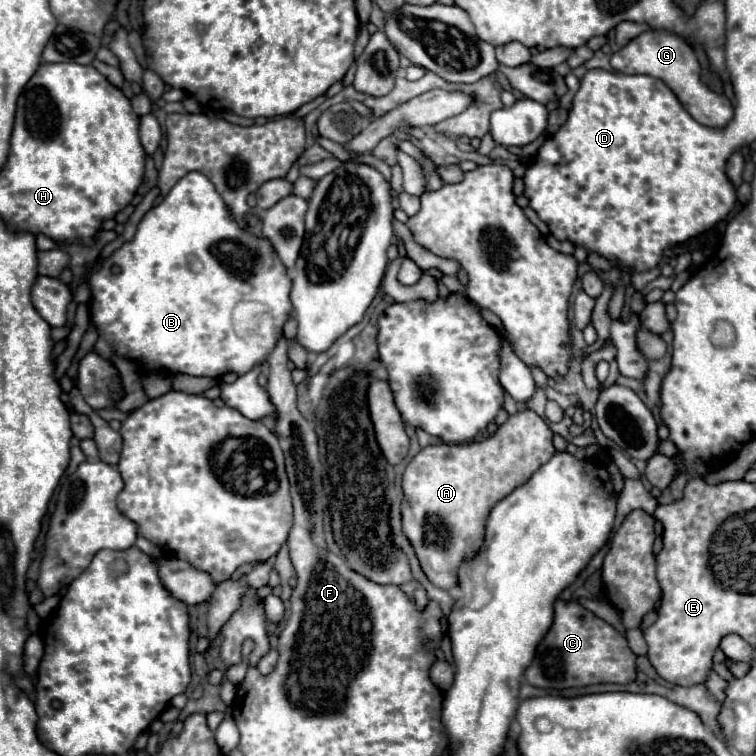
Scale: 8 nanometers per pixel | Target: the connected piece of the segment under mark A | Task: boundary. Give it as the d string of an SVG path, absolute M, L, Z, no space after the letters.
M532 409L516 411L502 423L490 437L482 441L470 441L470 443L458 443L458 445L428 445L424 447L408 465L402 477L402 489L404 489L404 501L402 501L402 527L404 535L412 541L416 555L420 559L420 565L426 573L426 577L440 589L452 589L458 585L458 567L462 561L468 561L476 557L478 549L484 543L484 525L492 511L492 507L504 499L508 493L512 493L516 487L524 485L532 473L550 461L550 457L556 453L552 445L552 429L546 425L546 421L536 415Z

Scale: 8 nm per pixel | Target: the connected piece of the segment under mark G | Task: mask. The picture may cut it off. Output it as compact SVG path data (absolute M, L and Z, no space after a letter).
M644 31L636 39L632 39L626 47L616 51L610 59L610 65L618 73L626 75L650 75L660 81L664 81L672 93L678 97L678 101L684 105L684 109L702 125L706 127L724 127L732 115L734 109L726 95L718 95L710 91L702 79L700 79L700 63L692 51L690 45L686 45L678 35L668 31Z

